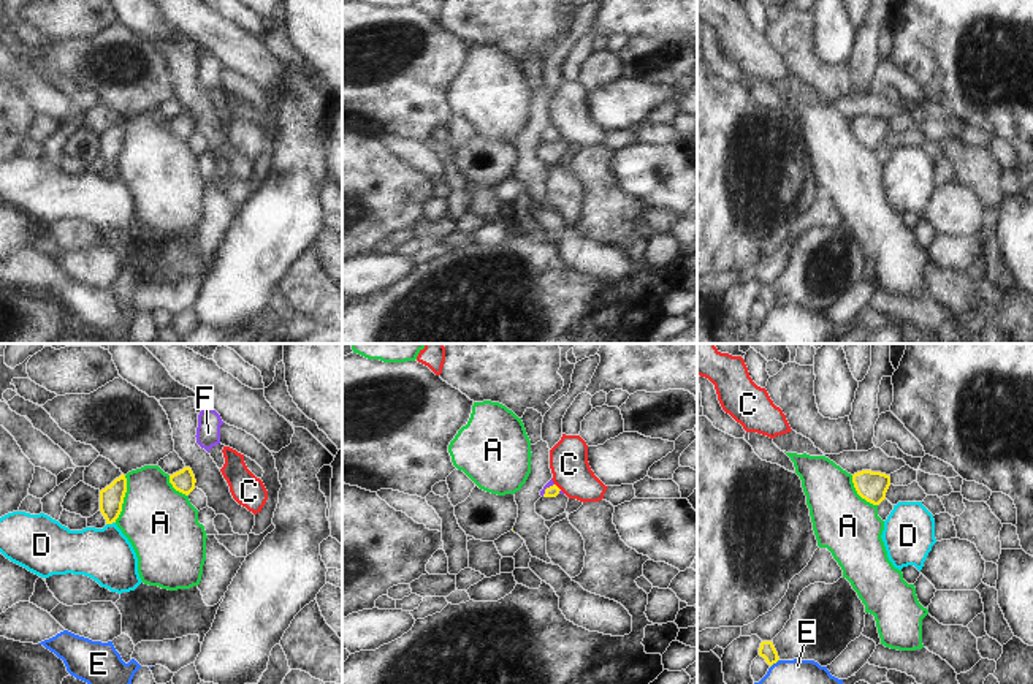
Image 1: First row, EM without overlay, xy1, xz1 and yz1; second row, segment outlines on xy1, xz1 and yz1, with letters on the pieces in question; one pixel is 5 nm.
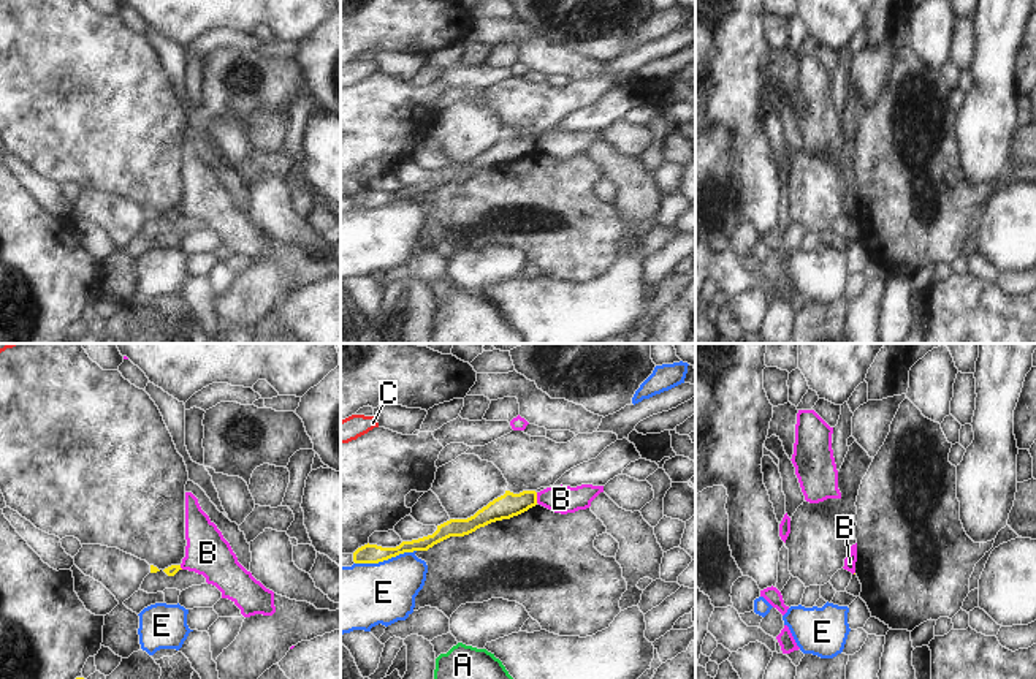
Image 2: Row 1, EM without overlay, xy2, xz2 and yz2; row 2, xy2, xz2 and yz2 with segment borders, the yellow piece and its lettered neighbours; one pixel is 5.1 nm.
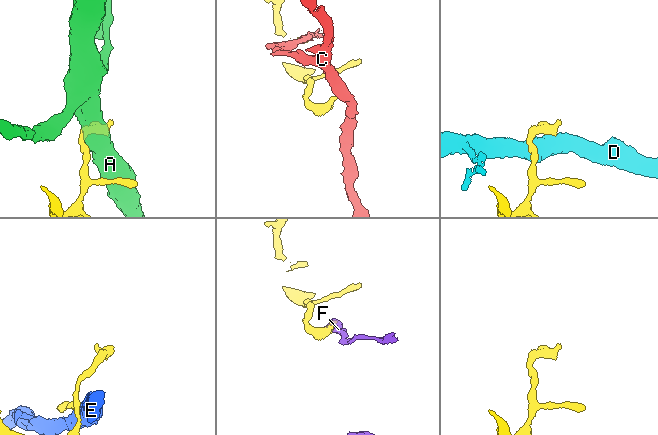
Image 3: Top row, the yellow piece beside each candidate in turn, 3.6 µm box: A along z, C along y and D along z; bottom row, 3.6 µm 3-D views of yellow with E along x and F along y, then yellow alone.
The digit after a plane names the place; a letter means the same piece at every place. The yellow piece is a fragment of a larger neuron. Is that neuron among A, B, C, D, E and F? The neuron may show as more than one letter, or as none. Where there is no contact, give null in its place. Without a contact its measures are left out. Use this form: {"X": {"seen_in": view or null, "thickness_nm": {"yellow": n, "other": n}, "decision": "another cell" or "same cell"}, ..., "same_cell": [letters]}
{"A": {"seen_in": "xy1", "thickness_nm": {"yellow": 120, "other": 360}, "decision": "another cell"}, "B": {"seen_in": "xz2", "thickness_nm": {"yellow": 120, "other": 140}, "decision": "another cell"}, "C": {"seen_in": "xz1", "thickness_nm": {"yellow": 60, "other": 190}, "decision": "another cell"}, "D": {"seen_in": "xy1", "thickness_nm": {"yellow": 120, "other": 280}, "decision": "another cell"}, "E": {"seen_in": "xz2", "thickness_nm": {"yellow": 100, "other": 320}, "decision": "another cell"}, "F": {"seen_in": "xz1", "thickness_nm": {"yellow": 60, "other": 30}, "decision": "same cell"}, "same_cell": ["F"]}

